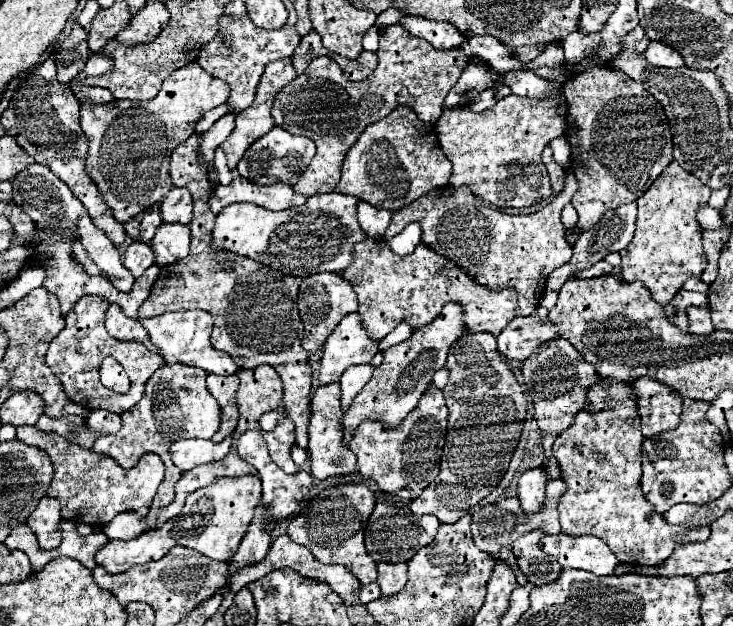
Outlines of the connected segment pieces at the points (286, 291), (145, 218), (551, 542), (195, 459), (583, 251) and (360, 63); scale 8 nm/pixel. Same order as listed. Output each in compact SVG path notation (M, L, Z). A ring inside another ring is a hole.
M196 133L186 143L178 145L174 149L172 163L170 163L170 175L172 175L172 183L176 187L190 189L190 195L192 195L192 201L194 201L194 219L190 223L192 245L190 245L188 257L184 257L184 259L180 259L172 265L162 267L160 277L150 291L150 297L138 309L138 319L152 319L152 317L158 317L158 315L168 313L168 311L184 311L184 309L202 309L202 311L210 313L212 319L214 319L214 329L212 329L212 337L210 337L214 349L228 353L238 367L258 367L260 363L272 365L278 371L278 375L284 383L284 413L278 413L278 411L264 413L260 417L262 431L272 431L284 415L296 425L298 447L306 449L308 447L310 395L312 395L312 369L310 369L310 361L308 361L308 351L304 351L302 345L300 345L300 341L304 337L304 325L302 325L300 315L298 315L296 295L298 295L298 287L300 287L302 279L292 277L292 275L282 275L280 271L268 269L266 265L262 265L254 259L240 257L240 255L234 255L230 251L214 251L210 247L216 217L208 209L208 199L210 199L214 187L206 177L206 167L198 163L198 135Z
M154 207L150 211L146 211L142 217L140 217L140 243L150 243L158 225L162 223L162 217L160 217L160 211Z
M566 533L546 535L540 541L540 547L556 557L562 567L576 567L590 571L594 575L614 575L612 569L620 565L616 555L608 549L604 541L592 535L570 537Z
M226 437L222 443L203 439L182 439L170 447L170 455L178 469L188 471L196 465L218 461L220 457L224 457L230 449L230 441L232 437Z
M628 203L628 205L622 205L618 209L610 209L608 213L604 213L604 217L592 229L580 233L580 239L574 245L572 259L566 265L562 265L560 269L550 273L546 287L552 289L552 291L560 291L564 281L574 279L578 271L590 269L594 263L602 261L610 251L622 251L632 241L632 237L634 237L634 223L636 223L636 203Z
M362 51L360 57L356 61L350 61L350 59L342 59L340 55L334 55L334 53L326 53L330 59L334 59L336 63L340 63L340 67L344 69L344 73L354 79L354 81L360 81L362 77L366 77L368 73L374 71L376 63L378 61L368 61L368 59L374 59L374 53L368 53L368 51Z

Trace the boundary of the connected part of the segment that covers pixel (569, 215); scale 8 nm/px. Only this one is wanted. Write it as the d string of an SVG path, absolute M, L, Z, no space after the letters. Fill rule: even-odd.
M570 203L562 209L562 223L564 223L566 229L574 229L576 223L578 223L578 213Z

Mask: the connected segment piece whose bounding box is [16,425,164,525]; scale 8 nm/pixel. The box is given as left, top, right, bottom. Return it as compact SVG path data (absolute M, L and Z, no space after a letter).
M30 425L18 427L16 431L18 431L16 435L18 441L48 453L54 465L54 477L50 481L46 497L54 497L60 501L60 515L66 521L86 523L86 525L106 525L118 513L124 513L124 511L140 513L140 517L148 513L152 505L152 497L156 495L156 489L164 477L164 465L160 457L156 457L154 453L143 455L136 467L122 469L110 457L98 455L74 443L68 443L64 437L56 433L44 433Z

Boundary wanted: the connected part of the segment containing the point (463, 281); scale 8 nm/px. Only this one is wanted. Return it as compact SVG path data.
M364 239L352 247L352 263L348 269L340 271L358 297L358 313L368 337L372 341L382 341L400 321L410 327L424 327L440 315L440 309L448 301L456 301L464 309L464 325L470 331L486 331L494 337L514 319L514 309L518 295L514 289L492 291L474 283L466 277L452 261L436 255L430 247L420 243L410 255L396 255L386 245L384 239Z

